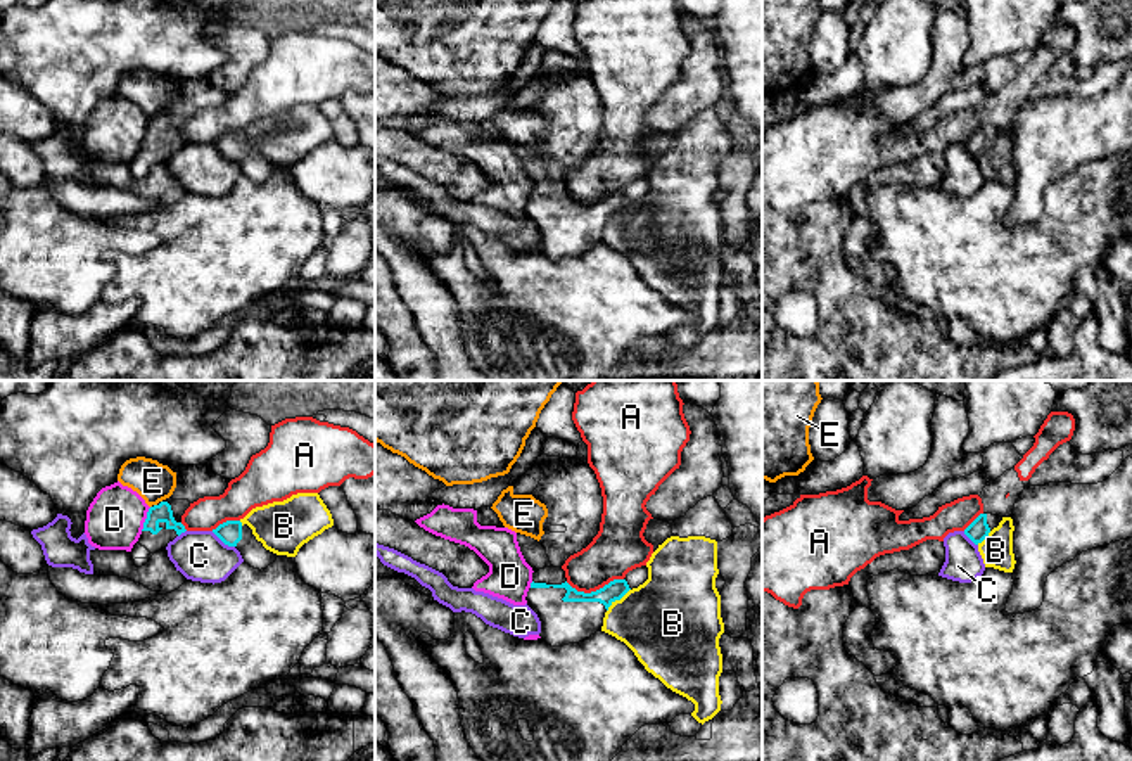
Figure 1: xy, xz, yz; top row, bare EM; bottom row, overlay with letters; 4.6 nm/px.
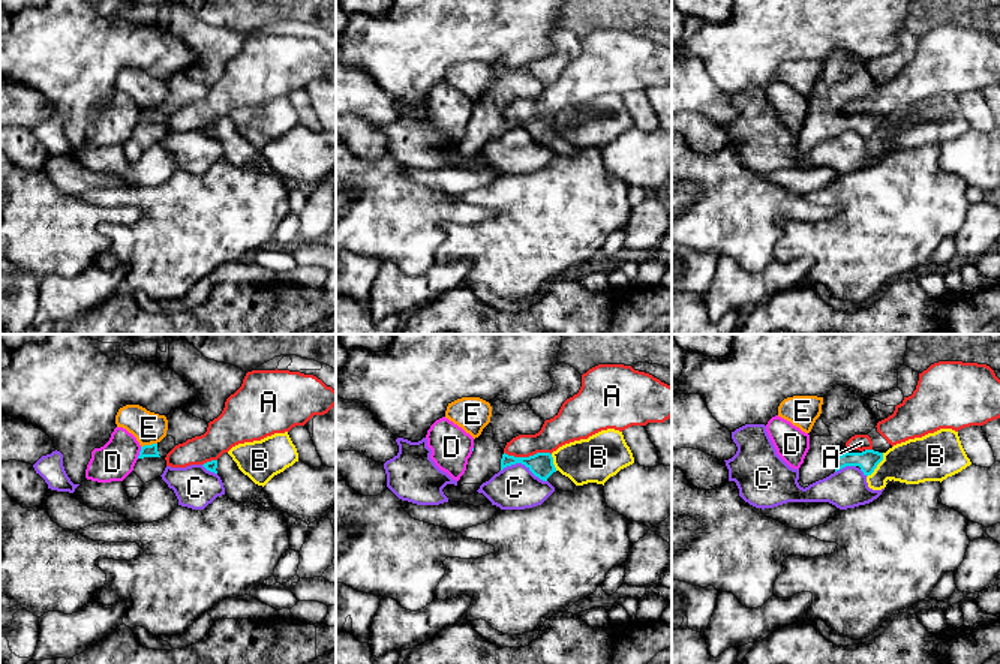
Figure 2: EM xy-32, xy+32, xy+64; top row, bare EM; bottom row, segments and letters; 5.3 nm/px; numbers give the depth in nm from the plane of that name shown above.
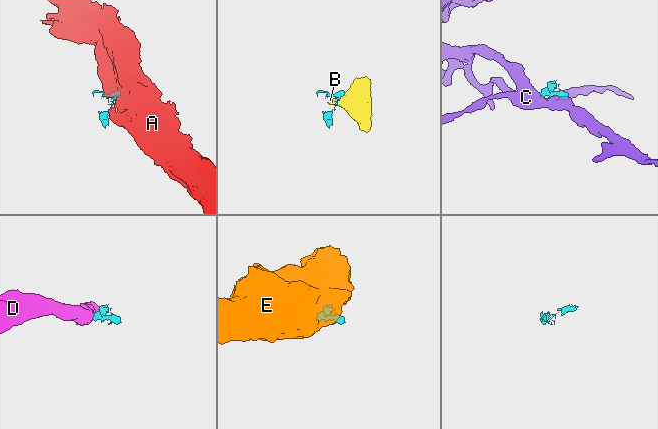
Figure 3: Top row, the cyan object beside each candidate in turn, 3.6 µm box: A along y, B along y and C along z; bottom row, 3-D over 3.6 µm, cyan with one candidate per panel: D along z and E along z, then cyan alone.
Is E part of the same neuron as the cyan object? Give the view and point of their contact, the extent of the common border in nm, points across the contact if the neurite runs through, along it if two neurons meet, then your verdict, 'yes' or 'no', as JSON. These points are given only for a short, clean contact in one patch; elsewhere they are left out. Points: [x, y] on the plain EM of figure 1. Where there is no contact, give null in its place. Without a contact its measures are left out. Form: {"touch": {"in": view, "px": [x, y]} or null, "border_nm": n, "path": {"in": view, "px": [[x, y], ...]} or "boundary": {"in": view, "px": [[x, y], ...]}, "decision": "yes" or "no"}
{"touch": null, "decision": "no"}

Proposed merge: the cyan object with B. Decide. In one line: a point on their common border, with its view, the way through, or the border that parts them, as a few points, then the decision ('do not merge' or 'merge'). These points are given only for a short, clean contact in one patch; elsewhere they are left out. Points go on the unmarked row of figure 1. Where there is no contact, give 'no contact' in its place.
xz (617, 211) | along xz (629, 201), (607, 223) | do not merge

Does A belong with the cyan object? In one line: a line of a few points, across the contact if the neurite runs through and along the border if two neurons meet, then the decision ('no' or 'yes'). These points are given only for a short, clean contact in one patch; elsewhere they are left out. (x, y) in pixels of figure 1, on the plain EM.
line xz (623, 191), (614, 191), (590, 204), (578, 204), (566, 194); no

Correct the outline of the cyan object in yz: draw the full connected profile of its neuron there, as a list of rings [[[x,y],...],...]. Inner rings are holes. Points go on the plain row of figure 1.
[[[980,126],[966,142],[964,147],[975,156],[982,156],[989,145],[999,138],[1002,130],[992,126]]]

